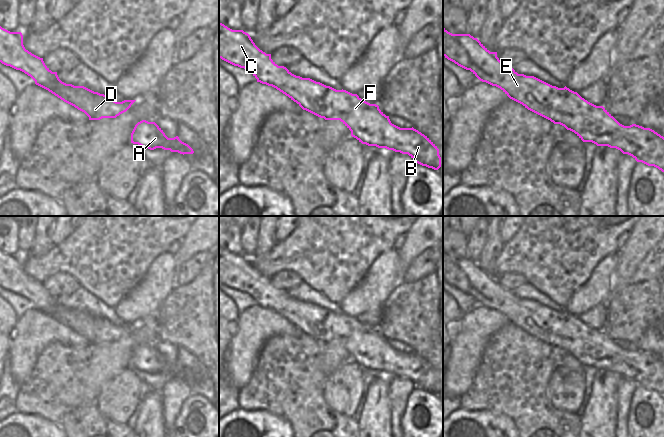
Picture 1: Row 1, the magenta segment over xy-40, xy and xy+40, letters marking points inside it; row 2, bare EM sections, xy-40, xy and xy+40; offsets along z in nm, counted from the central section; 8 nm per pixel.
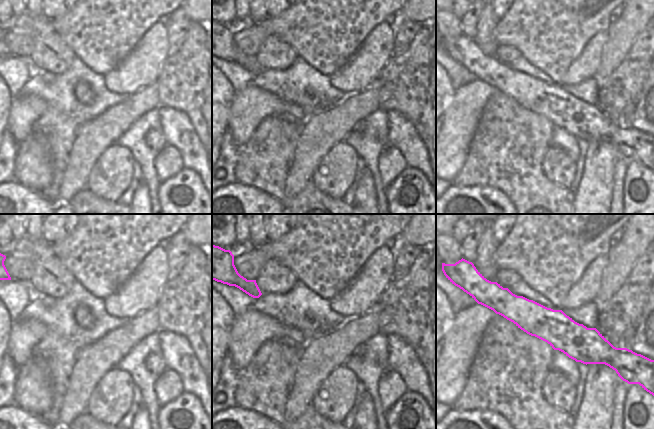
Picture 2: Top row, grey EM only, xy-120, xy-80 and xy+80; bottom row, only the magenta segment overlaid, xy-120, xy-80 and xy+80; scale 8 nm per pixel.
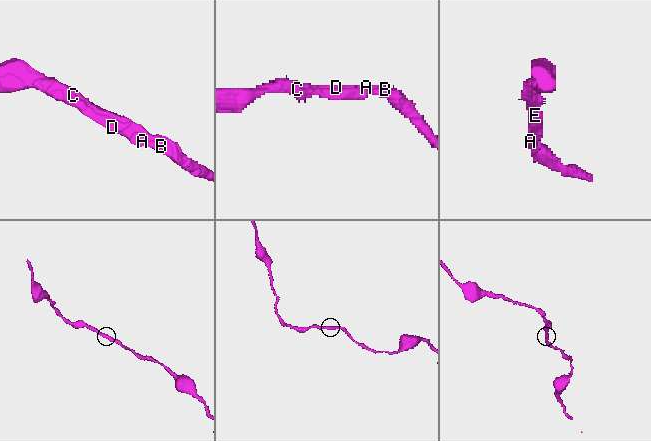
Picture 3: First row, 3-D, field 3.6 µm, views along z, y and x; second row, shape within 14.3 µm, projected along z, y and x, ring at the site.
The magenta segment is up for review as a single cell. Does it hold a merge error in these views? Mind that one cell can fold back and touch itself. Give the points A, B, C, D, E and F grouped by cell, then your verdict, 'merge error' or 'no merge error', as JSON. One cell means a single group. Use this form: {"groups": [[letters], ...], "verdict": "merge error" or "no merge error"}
{"groups": [["A", "B", "C", "D", "E", "F"]], "verdict": "no merge error"}

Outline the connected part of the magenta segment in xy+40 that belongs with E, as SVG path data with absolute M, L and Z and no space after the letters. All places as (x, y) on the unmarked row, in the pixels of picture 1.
M443 252L443 280L470 294L480 305L500 312L510 323L528 334L574 356L583 366L616 372L623 378L632 380L637 386L654 390L664 396L664 361L654 354L636 348L624 350L603 330L588 326L566 310L558 312L534 300L518 298L497 281L497 276L490 276L470 258L452 258Z

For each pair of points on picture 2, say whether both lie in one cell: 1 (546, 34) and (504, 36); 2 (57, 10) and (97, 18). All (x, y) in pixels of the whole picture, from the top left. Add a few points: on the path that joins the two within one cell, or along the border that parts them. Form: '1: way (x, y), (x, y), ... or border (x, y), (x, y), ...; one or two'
1: way (536, 35), (514, 35); one
2: border (70, 10), (52, 20); two

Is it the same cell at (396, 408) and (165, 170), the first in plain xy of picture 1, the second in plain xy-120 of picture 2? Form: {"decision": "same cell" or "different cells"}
{"decision": "same cell"}

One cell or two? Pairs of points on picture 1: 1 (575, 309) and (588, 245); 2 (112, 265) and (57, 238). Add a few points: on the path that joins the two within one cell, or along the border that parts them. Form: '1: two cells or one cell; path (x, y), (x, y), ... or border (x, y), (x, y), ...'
1: two cells; border (593, 269), (590, 276), (573, 293), (565, 307)
2: two cells; border (77, 226), (59, 243), (53, 244)

